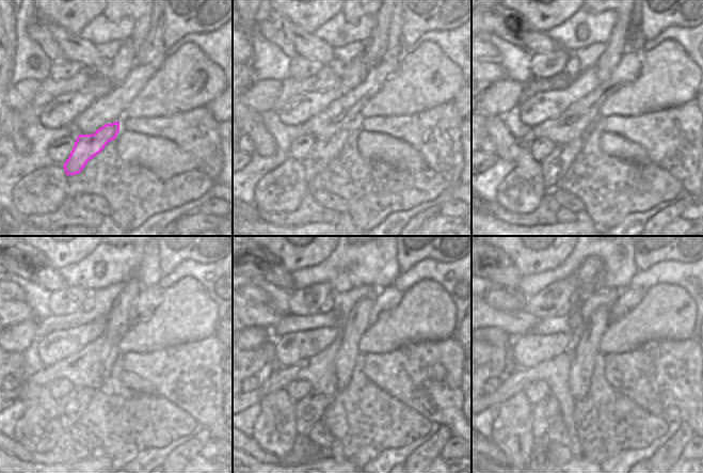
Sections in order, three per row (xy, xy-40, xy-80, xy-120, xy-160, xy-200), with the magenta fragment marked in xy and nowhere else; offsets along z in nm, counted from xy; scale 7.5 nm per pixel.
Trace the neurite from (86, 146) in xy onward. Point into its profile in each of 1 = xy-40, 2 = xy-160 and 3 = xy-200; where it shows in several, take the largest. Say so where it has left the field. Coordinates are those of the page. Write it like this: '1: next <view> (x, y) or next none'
1: next xy-40 (322, 152)
2: next xy-160 (308, 410)
3: next xy-200 (545, 412)

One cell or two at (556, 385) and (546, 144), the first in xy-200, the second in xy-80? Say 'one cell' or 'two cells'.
two cells

